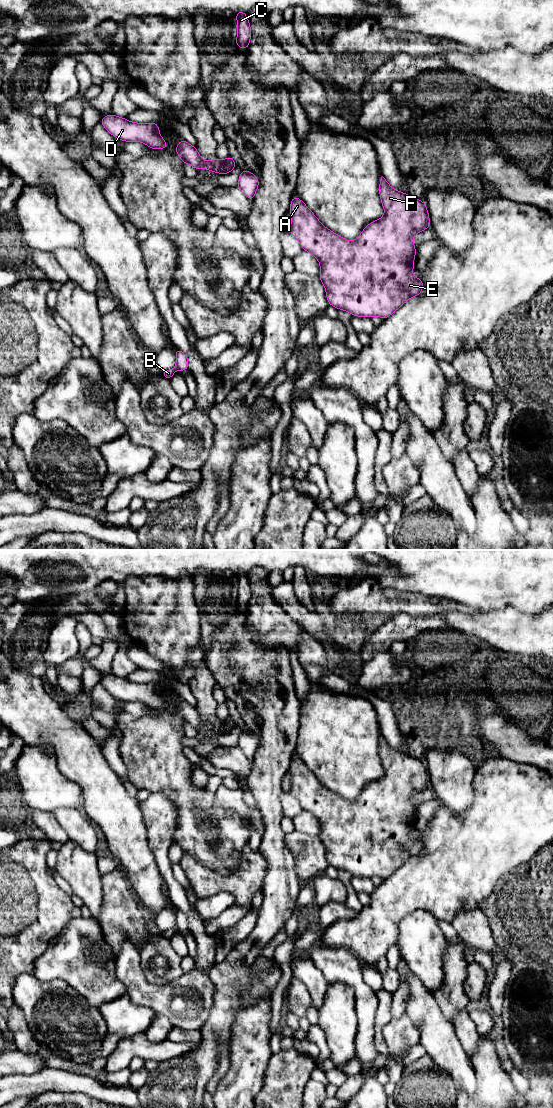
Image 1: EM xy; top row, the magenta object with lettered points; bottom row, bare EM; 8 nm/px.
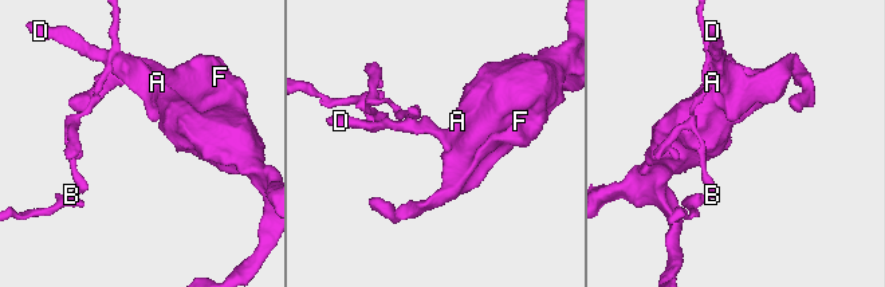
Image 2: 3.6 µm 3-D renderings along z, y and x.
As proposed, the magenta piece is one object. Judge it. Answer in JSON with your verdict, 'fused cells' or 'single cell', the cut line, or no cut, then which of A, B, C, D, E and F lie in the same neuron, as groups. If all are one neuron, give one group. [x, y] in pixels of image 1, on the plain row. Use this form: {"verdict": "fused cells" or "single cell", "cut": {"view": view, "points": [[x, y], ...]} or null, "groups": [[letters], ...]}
{"verdict": "fused cells", "cut": {"view": "xy", "points": [[224, 720], [234, 725]]}, "groups": [["A", "D", "E", "F"], ["B", "C"]]}

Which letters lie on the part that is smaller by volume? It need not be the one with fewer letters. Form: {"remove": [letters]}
{"remove": ["B", "C"]}

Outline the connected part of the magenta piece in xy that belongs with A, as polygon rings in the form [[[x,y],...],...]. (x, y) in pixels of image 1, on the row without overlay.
[[[382,736],[379,754],[385,774],[382,778],[369,783],[355,801],[349,801],[327,789],[313,772],[297,756],[293,756],[289,767],[291,786],[289,792],[299,801],[304,811],[311,813],[320,823],[319,838],[322,841],[328,864],[338,870],[346,870],[353,876],[388,878],[411,857],[421,854],[424,845],[421,838],[412,835],[416,807],[413,805],[415,794],[430,788],[430,778],[424,761],[393,749]]]

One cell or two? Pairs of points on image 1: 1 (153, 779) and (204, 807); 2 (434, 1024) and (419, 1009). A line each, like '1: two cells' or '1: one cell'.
1: one cell
2: one cell

